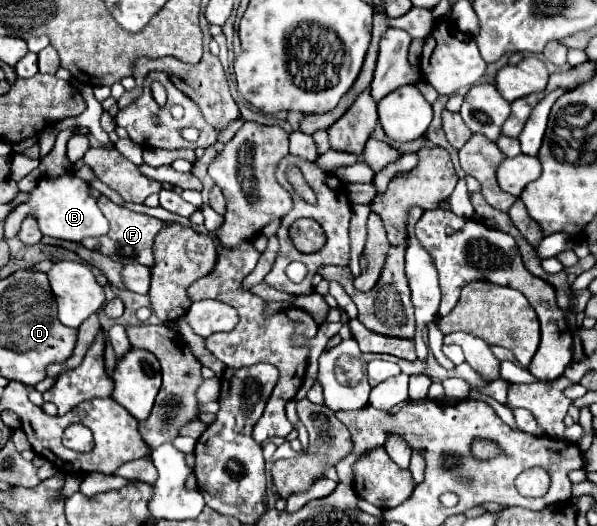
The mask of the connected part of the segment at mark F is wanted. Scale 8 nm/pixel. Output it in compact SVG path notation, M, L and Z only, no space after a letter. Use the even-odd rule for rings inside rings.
M100 196L98 198L98 208L102 210L102 214L108 218L110 222L110 230L106 236L98 236L98 238L84 238L82 246L86 246L88 250L96 250L102 252L104 256L122 262L122 264L142 264L142 266L154 266L154 254L152 254L152 246L154 246L154 238L156 234L164 228L164 222L158 218L150 217L146 214L134 212L128 208L120 208L114 202L110 202L110 198Z

